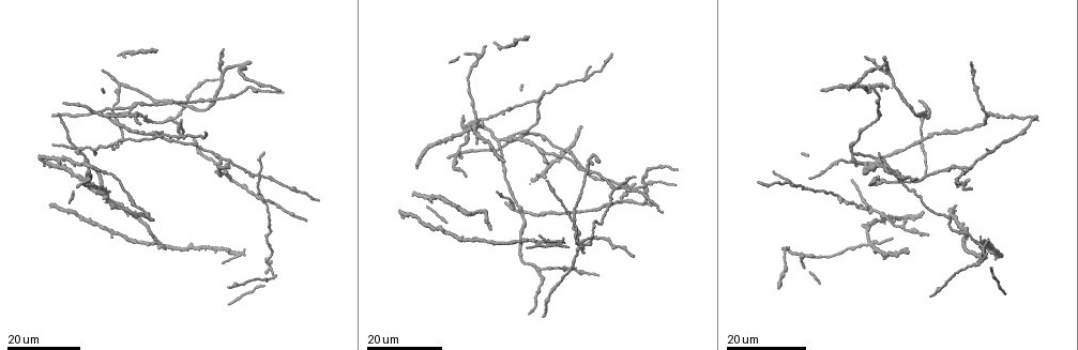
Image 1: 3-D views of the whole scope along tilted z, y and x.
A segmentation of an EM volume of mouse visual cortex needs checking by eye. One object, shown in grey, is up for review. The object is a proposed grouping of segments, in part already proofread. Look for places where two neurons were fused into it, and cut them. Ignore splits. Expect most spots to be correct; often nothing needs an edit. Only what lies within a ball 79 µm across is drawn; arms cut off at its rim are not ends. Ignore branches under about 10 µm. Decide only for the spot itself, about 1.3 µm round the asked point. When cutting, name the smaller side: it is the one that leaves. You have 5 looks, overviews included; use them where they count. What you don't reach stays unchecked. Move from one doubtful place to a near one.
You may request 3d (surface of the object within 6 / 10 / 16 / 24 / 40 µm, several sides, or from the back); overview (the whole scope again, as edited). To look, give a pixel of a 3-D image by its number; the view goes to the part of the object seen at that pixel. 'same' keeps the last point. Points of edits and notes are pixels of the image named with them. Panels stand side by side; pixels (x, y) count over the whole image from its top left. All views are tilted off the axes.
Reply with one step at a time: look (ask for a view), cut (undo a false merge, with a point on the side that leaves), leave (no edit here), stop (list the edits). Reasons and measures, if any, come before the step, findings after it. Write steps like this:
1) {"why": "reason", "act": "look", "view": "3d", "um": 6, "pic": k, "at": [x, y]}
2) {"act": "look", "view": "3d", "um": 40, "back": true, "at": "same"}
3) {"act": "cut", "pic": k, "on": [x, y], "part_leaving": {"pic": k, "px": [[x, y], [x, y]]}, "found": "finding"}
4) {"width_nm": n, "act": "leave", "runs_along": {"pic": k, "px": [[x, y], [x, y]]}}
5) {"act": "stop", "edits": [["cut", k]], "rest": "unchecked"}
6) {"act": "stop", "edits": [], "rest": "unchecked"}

{"why": "two arms in line, one across", "act": "look", "view": "3d", "um": 24, "pic": 1, "at": [474, 120]}

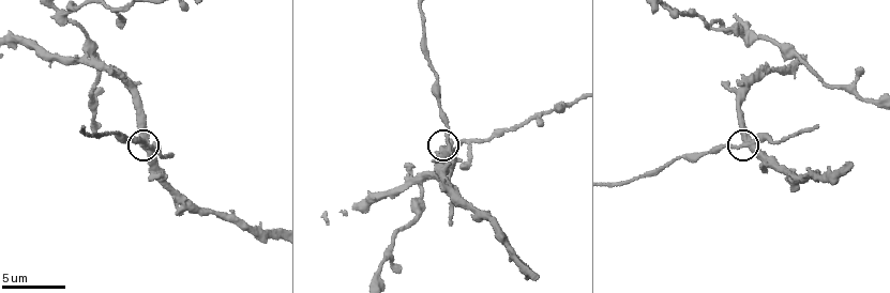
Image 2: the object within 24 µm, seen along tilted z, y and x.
{"why": "closer look", "act": "look", "view": "3d", "um": 10, "pic": 2, "at": [742, 142]}

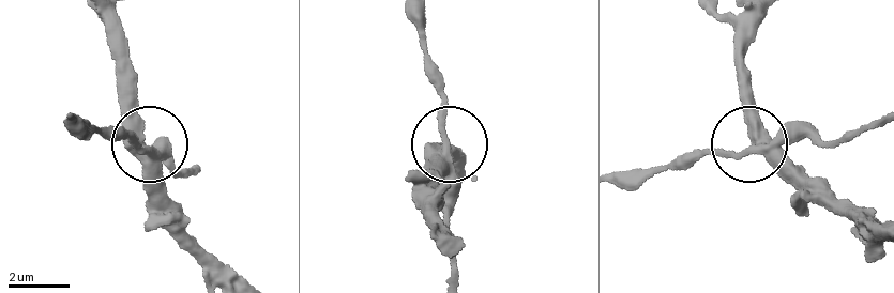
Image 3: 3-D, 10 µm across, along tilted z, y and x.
{"act": "leave", "found": "one neuron here"}

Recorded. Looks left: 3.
{"why": "two arms in line, one across", "act": "look", "view": "3d", "um": 6, "pic": 2, "at": [743, 34]}

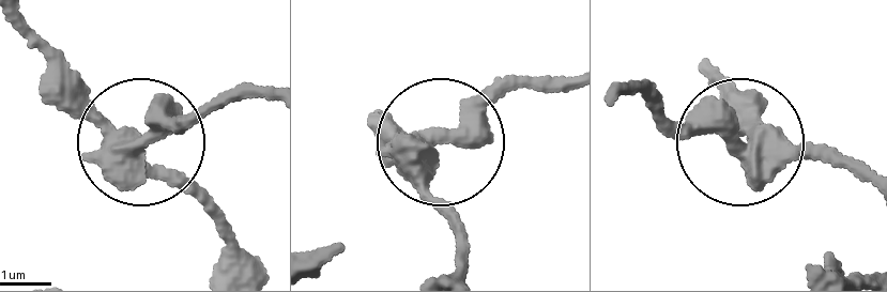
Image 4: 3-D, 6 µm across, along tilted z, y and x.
{"act": "look", "view": "3d", "um": 6, "back": true, "pic": 4, "at": [140, 141]}

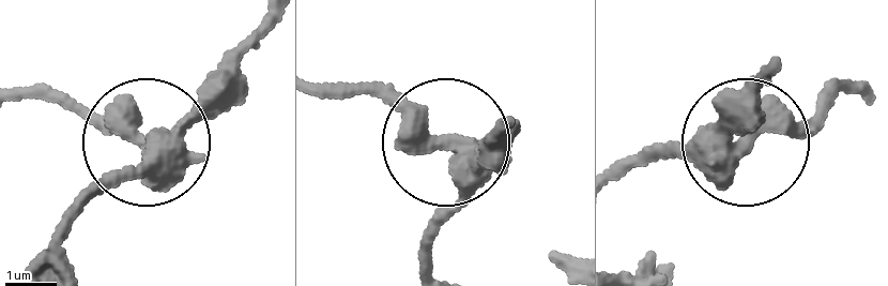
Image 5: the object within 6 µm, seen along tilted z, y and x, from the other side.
{"arms": 3, "act": "cut", "pic": 5, "on": [127, 105], "found": "a second neuron is stuck on"}

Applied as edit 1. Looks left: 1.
{"act": "stop", "edits": [["cut", 5]], "rest": "unchecked"}

